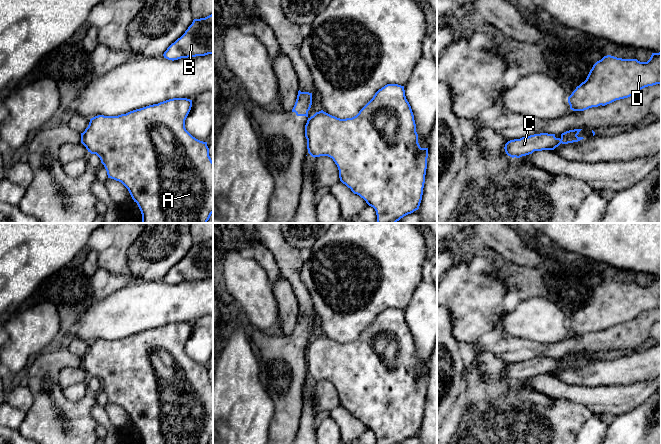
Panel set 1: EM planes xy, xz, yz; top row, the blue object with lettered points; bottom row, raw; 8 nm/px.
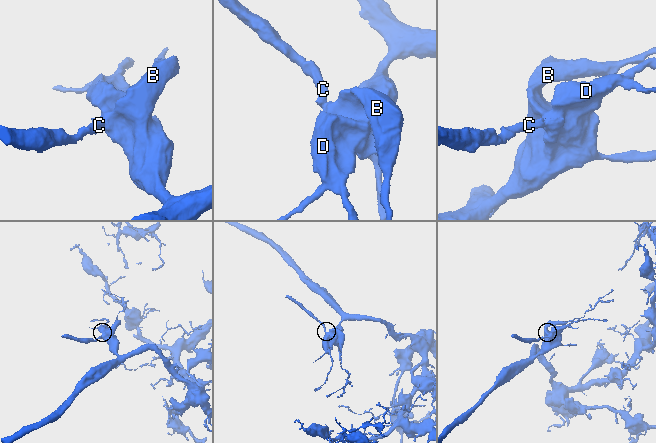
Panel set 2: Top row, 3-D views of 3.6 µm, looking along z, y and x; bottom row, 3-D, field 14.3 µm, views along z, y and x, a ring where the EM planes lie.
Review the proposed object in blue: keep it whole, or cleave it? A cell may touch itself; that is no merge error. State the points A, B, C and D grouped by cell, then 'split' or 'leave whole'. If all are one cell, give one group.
A B D / C; split

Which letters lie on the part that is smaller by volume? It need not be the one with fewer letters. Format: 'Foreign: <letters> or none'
Foreign: C

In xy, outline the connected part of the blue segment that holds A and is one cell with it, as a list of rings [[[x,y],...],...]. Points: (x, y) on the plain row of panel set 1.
[[[173,322],[118,340],[98,339],[90,343],[88,351],[81,357],[81,367],[88,376],[96,378],[100,382],[107,395],[108,402],[121,406],[128,413],[132,423],[141,435],[142,444],[209,444],[213,437],[213,385],[209,380],[207,366],[196,363],[185,352],[185,344],[191,331],[192,324]]]

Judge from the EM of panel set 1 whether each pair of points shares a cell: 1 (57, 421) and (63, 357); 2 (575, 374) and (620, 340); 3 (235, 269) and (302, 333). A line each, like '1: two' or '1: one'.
1: one
2: two
3: two

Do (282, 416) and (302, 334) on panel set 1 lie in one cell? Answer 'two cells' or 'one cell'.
one cell

